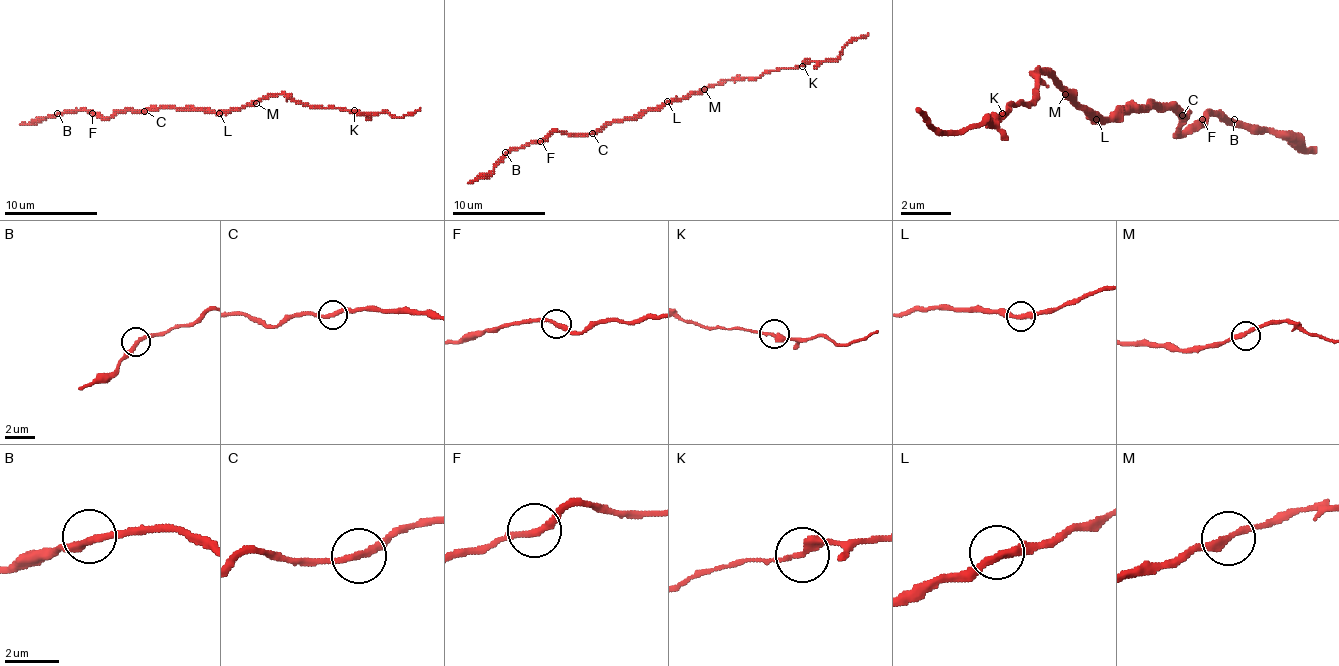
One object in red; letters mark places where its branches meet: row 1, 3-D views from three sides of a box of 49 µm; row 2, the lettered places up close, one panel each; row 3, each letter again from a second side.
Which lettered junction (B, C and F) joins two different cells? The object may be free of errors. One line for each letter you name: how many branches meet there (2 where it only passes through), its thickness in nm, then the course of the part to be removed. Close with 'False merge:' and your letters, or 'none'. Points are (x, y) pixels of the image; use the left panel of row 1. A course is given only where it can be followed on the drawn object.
C: 2 branches meet; 260 nm thick; foreign part runs (144, 110), (188, 108), (223, 113), (280, 94), (310, 106), (385, 113), (401, 117), (420, 108)
False merge: C

